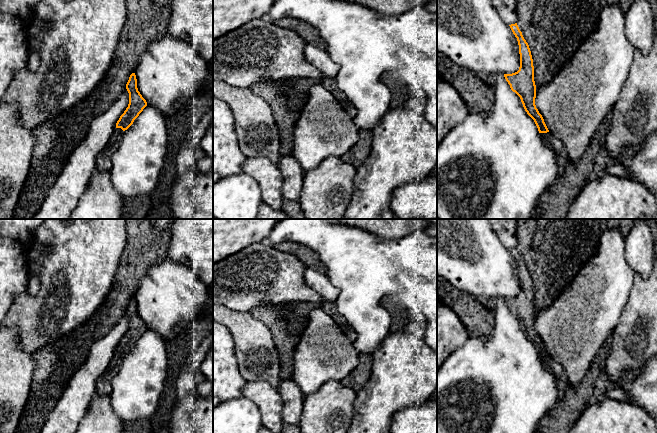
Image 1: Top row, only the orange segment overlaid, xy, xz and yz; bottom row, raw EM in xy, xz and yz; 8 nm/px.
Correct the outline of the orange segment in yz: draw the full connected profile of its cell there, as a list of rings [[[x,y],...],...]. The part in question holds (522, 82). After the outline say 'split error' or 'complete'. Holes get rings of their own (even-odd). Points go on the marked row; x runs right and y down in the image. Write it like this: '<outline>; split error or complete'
[[[517,23],[509,25],[517,38],[520,54],[519,70],[512,74],[504,74],[510,88],[521,99],[527,114],[534,120],[542,140],[556,152],[558,178],[565,173],[569,158],[560,139],[555,137],[547,128],[542,115],[535,105],[536,85],[534,81],[534,66],[531,51]]]; split error

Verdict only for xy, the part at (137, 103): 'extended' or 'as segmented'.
extended

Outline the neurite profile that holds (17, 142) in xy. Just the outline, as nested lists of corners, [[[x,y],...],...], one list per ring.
[[[17,104],[0,106],[0,219],[13,219],[36,144],[33,130],[19,122]]]

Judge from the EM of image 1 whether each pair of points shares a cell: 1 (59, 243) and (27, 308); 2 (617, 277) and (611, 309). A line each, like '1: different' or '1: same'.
1: same
2: same

